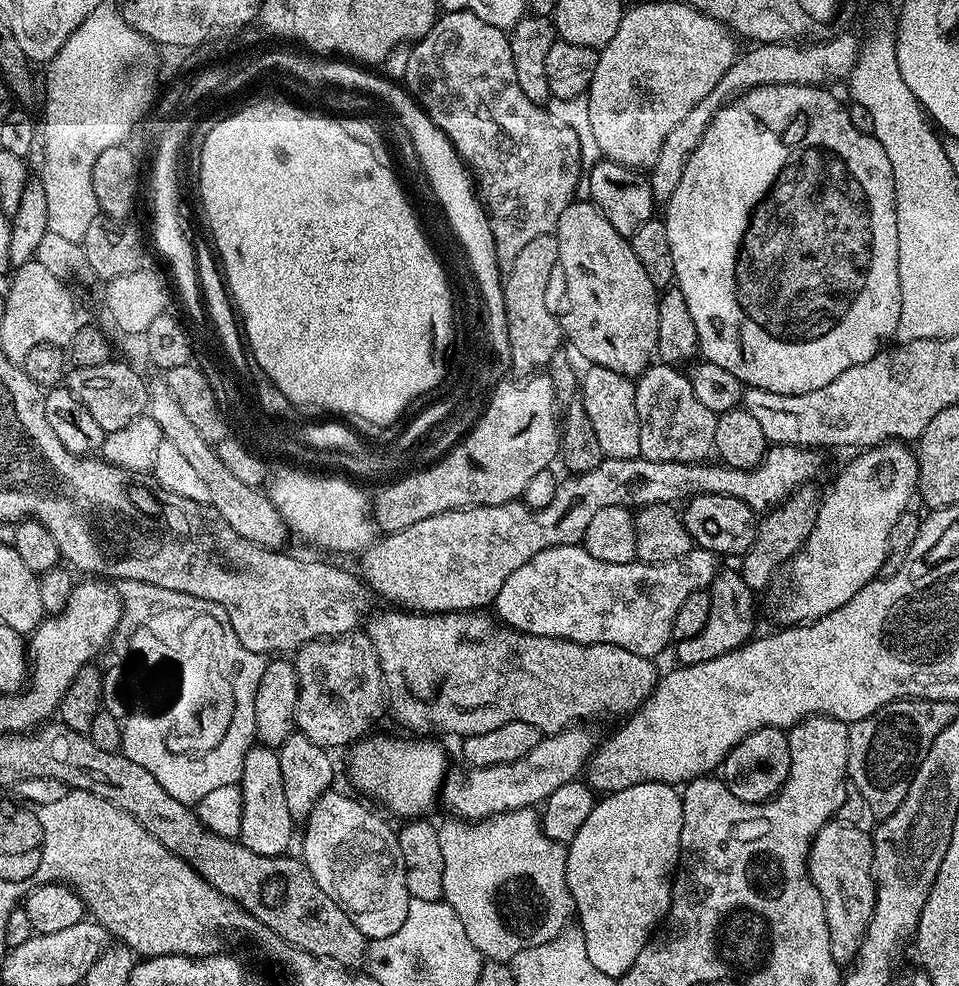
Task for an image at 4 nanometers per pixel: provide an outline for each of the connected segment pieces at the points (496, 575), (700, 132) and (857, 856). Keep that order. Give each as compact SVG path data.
M778 444L769 447L762 462L753 468L735 468L719 462L654 462L641 455L634 458L605 458L589 472L569 475L569 480L561 479L557 483L553 501L545 508L533 510L524 502L455 508L430 518L422 518L422 522L414 522L414 526L406 526L406 530L381 535L359 557L358 572L377 597L385 596L396 603L393 605L403 606L417 614L484 610L487 604L489 607L495 601L498 590L502 590L502 582L506 582L506 578L510 578L518 566L526 566L534 554L563 544L580 544L586 534L586 526L590 526L590 518L594 518L594 514L598 514L598 510L605 506L622 506L629 510L639 510L647 504L676 506L695 496L714 494L738 498L738 502L746 502L753 512L767 514L773 508L780 507L797 490L816 482L812 480L818 479L824 468L824 460L820 456L823 455L815 448Z
M845 30L839 36L831 36L829 40L815 42L757 43L745 56L744 53L737 55L730 70L726 70L726 74L722 74L722 82L718 82L718 86L714 86L714 90L710 90L710 94L706 94L706 98L702 98L702 102L698 102L698 106L694 106L694 110L690 110L690 114L686 114L686 118L681 118L678 126L674 126L674 130L670 130L666 142L662 142L658 162L652 164L648 176L657 205L667 205L674 190L678 190L678 182L682 182L682 170L686 166L690 154L694 154L698 142L702 142L708 125L711 124L718 109L724 107L729 100L758 86L770 86L771 84L832 86L835 80L847 81L860 58L862 47L862 40L851 36L850 33L851 31Z
M829 822L822 826L822 830L818 830L818 834L812 839L812 848L808 852L808 873L814 882L814 886L818 890L818 894L824 903L826 910L826 926L830 930L830 950L832 951L833 958L836 959L837 965L848 966L856 959L858 950L862 946L862 942L866 938L866 930L870 926L870 918L874 914L874 902L876 901L876 877L872 871L872 837L866 831L862 830L863 827L853 826L851 823Z

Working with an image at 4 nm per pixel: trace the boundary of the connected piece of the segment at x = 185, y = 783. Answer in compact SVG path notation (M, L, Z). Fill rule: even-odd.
M131 671L128 677L128 714L123 721L124 742L122 745L123 755L130 758L130 762L138 762L138 766L150 770L154 778L158 778L158 786L166 790L178 802L189 806L199 804L206 794L219 790L222 786L239 784L244 769L246 754L256 740L256 727L254 726L254 694L258 694L258 688L238 688L238 700L236 704L236 716L232 721L231 732L225 737L221 748L210 750L204 757L197 760L185 762L185 760L174 760L165 751L166 742L158 726L154 726L149 716L140 716L144 708L148 708L148 684L144 684L144 676L138 671Z

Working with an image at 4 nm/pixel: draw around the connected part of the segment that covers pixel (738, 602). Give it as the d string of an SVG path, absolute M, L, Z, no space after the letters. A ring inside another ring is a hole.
M717 571L713 578L710 591L710 619L706 621L706 630L694 638L686 638L675 645L676 656L681 665L697 664L698 662L710 662L722 654L726 654L735 648L741 648L749 640L753 639L756 628L756 616L752 613L752 596L754 589L746 586L746 582L740 576L739 571Z

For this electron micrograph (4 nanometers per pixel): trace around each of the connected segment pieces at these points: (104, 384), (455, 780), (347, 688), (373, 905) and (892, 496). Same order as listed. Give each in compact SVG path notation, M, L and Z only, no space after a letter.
M116 358L108 359L105 364L86 366L85 368L73 367L66 376L66 386L86 406L94 422L102 426L104 433L122 430L139 416L145 415L148 407L149 385L144 385L144 380L128 364L119 364Z
M573 726L563 732L545 735L528 755L514 762L485 768L453 767L444 778L442 804L444 800L445 806L453 812L451 815L465 822L485 820L499 812L543 805L560 786L575 781L585 771L594 743L584 728L587 727Z
M349 634L304 644L294 653L298 678L295 727L310 742L335 750L355 745L386 712L384 679L374 646L366 634Z
M329 790L314 802L314 810L310 810L304 828L304 853L302 859L305 866L314 874L314 882L322 886L322 890L348 917L369 941L390 938L398 930L402 930L402 922L406 922L406 910L410 899L406 890L406 874L402 862L402 850L397 829L391 828L380 816L375 816L364 804L355 800L355 795L347 796L344 792Z
M885 442L870 448L865 448L840 472L840 477L832 484L828 493L823 493L819 501L820 509L814 522L814 530L810 530L810 538L800 551L792 557L787 565L789 592L780 600L776 608L777 625L795 626L806 624L813 620L821 620L826 614L838 610L862 586L866 586L871 580L881 575L880 567L884 559L889 559L888 539L890 538L890 526L898 522L903 512L909 511L908 504L918 492L920 483L920 471L916 461L915 451L904 442Z

